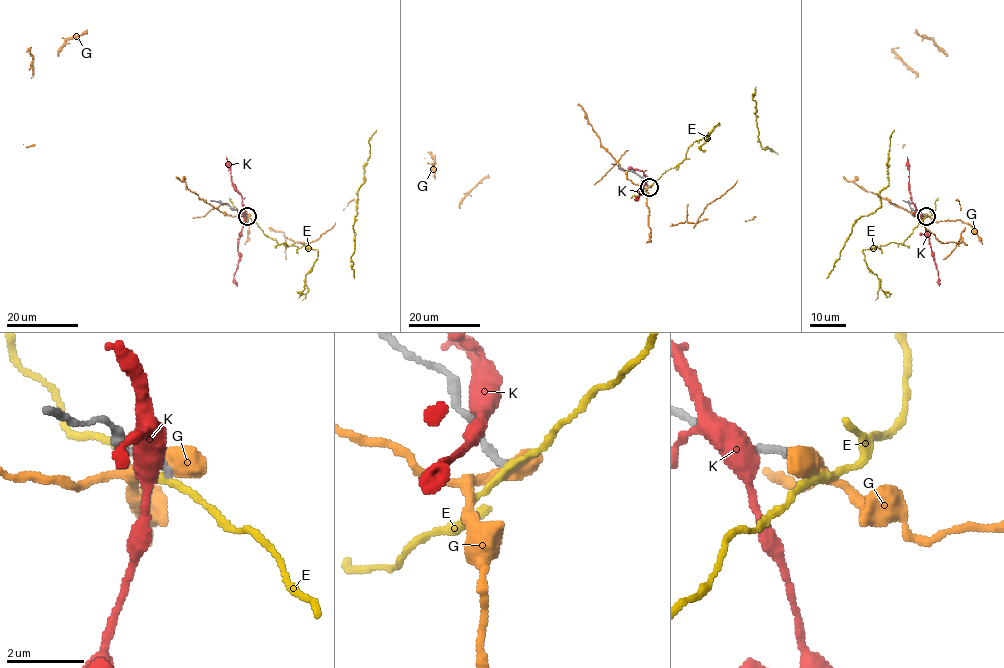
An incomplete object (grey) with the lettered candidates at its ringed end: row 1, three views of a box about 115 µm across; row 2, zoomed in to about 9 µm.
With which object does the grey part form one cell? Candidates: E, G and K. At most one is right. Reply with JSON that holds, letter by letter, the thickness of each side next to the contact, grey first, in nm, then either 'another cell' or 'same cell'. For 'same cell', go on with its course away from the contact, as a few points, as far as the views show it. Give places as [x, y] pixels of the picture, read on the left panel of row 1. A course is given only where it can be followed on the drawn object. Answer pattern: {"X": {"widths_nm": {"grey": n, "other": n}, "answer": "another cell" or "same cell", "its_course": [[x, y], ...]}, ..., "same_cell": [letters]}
{"E": {"widths_nm": {"grey": 180, "other": 180}, "answer": "another cell"}, "G": {"widths_nm": {"grey": 190, "other": 600}, "answer": "another cell"}, "K": {"widths_nm": {"grey": 200, "other": 480}, "answer": "another cell"}, "same_cell": []}

